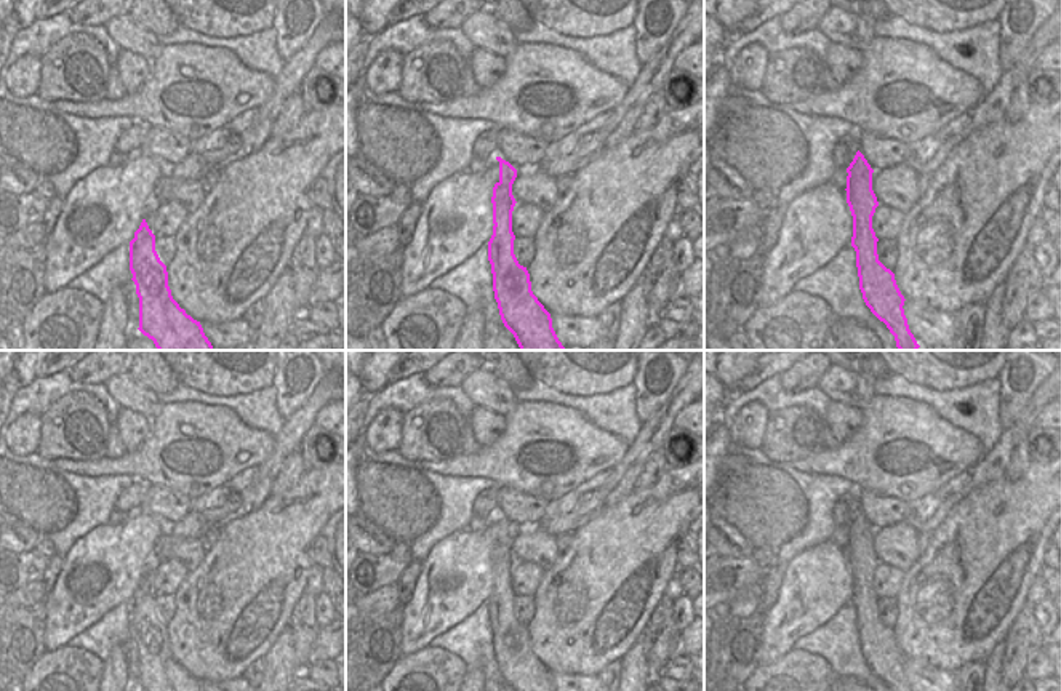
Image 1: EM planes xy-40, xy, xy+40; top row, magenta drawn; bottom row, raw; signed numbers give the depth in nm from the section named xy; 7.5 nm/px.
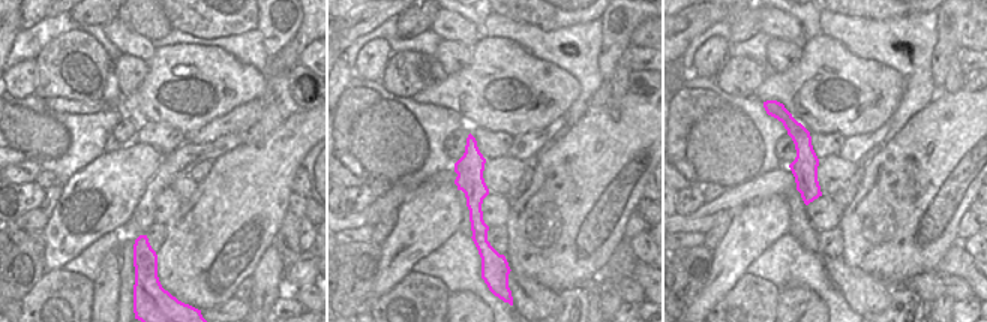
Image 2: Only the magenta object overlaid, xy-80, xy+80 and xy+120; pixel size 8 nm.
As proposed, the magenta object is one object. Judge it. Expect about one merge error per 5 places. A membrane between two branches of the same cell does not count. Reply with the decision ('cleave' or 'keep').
keep

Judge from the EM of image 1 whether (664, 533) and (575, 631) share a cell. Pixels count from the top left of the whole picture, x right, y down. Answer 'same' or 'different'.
same

